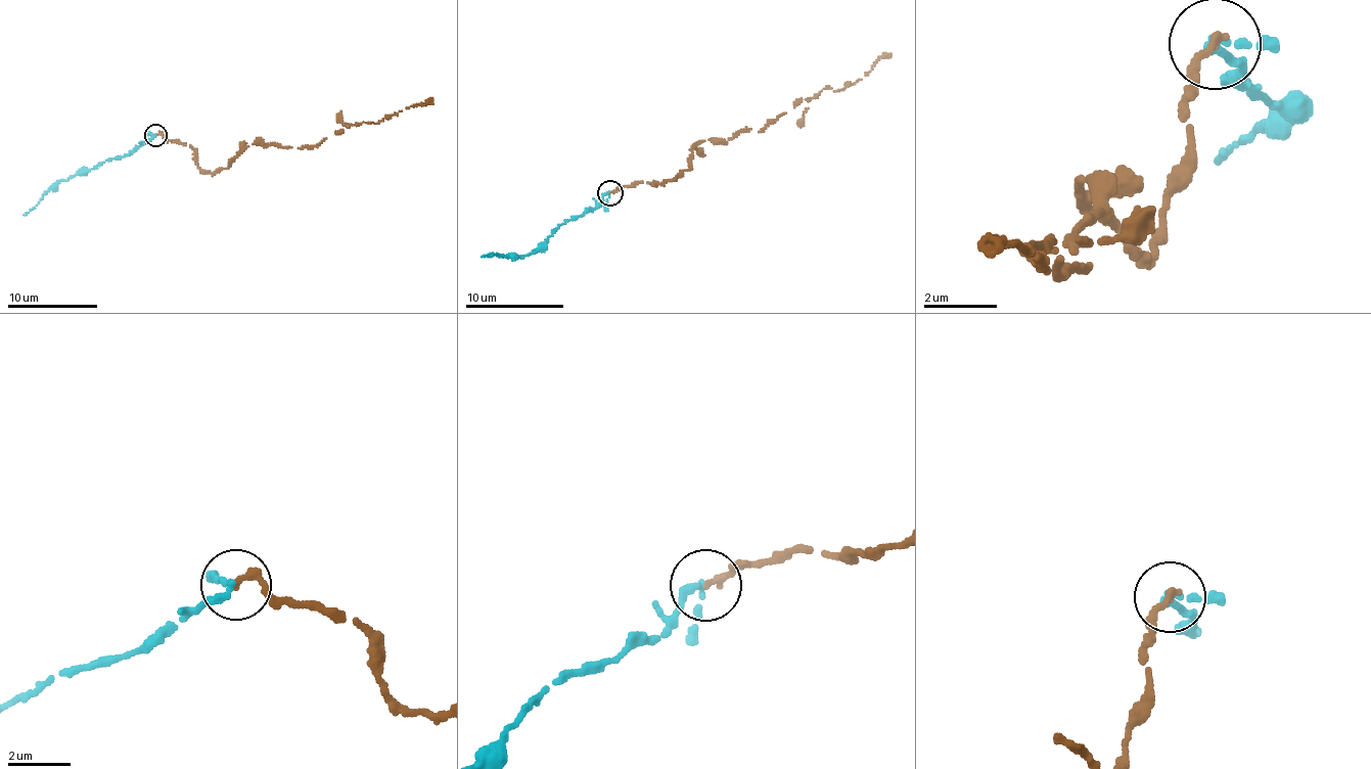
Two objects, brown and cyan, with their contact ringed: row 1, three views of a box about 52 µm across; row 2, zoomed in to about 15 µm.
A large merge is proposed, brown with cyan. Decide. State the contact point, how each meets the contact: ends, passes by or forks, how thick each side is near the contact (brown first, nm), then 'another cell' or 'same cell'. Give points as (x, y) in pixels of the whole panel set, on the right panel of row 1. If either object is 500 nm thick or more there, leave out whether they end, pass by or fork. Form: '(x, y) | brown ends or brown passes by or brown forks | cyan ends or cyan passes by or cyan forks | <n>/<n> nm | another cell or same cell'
(1215, 43) | brown ends | cyan passes by | 260/200 nm | same cell

